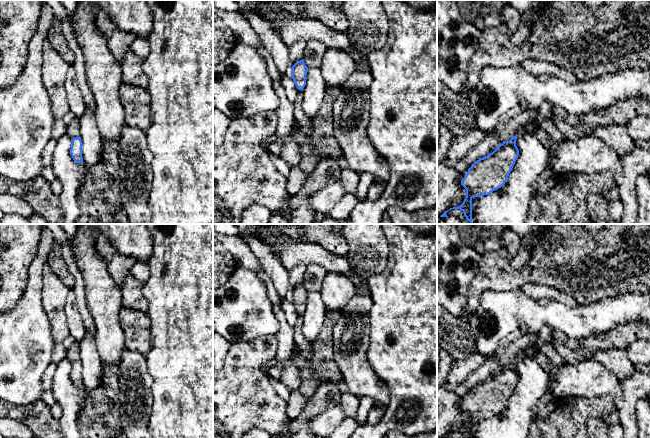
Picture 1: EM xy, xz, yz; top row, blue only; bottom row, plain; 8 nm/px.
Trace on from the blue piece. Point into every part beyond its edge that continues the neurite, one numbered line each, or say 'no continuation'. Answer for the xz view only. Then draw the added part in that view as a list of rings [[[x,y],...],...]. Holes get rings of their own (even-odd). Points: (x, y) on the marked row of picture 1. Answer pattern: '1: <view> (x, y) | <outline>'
1: xz (303, 120) | [[[298,90],[298,95],[294,101],[294,118],[299,125],[299,130],[304,137],[310,135],[312,119],[304,112],[302,108],[302,90]]]

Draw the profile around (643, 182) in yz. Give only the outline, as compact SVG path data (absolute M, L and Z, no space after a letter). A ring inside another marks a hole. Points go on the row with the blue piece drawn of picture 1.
M648 173L641 174L636 180L638 198L638 224L650 224L650 179Z

